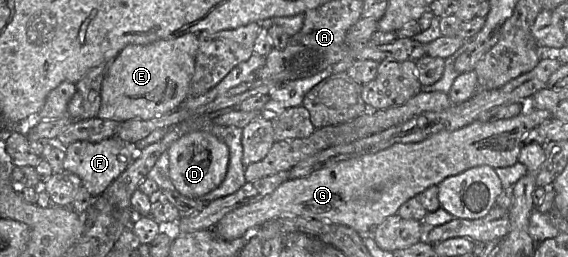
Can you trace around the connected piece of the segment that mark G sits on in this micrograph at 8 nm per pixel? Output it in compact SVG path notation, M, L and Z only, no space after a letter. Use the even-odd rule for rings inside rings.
M527 105L521 114L509 119L494 122L473 123L454 131L440 131L417 143L394 144L391 147L370 154L356 156L339 161L333 165L317 170L312 174L287 180L272 193L253 203L247 204L225 215L213 228L215 234L225 240L234 240L249 236L253 230L264 223L281 217L302 217L348 226L362 237L372 236L376 227L387 217L397 214L401 205L417 194L433 185L438 185L444 179L458 175L467 169L477 166L490 166L493 169L505 168L518 162L525 136L545 120L552 118L548 110L536 110ZM385 181L391 181L391 188L382 192L379 200L370 200L370 190L376 189Z

